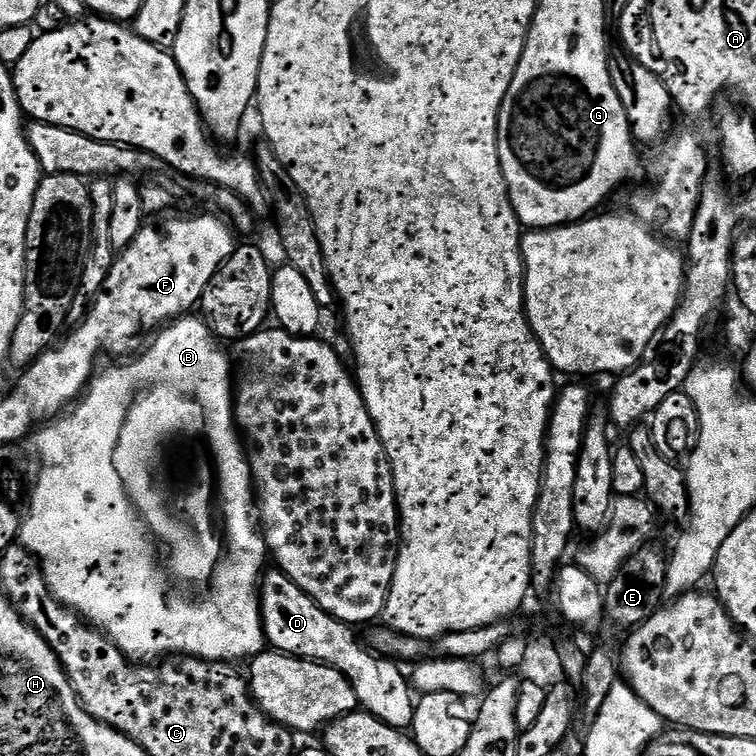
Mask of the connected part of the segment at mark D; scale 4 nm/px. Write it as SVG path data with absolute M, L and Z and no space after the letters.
M279 570L265 571L258 585L258 591L260 593L258 611L264 619L264 638L275 651L287 652L289 656L297 656L303 660L317 660L320 664L338 670L348 679L350 686L354 686L356 703L363 711L369 712L371 716L377 716L383 724L391 728L411 729L417 697L414 695L413 686L405 669L397 661L390 660L387 656L377 656L366 644L364 648L363 642L356 637L357 629L353 625L344 624L326 610L322 610L322 606L318 606L314 598L310 598L310 594L299 588L286 573Z

